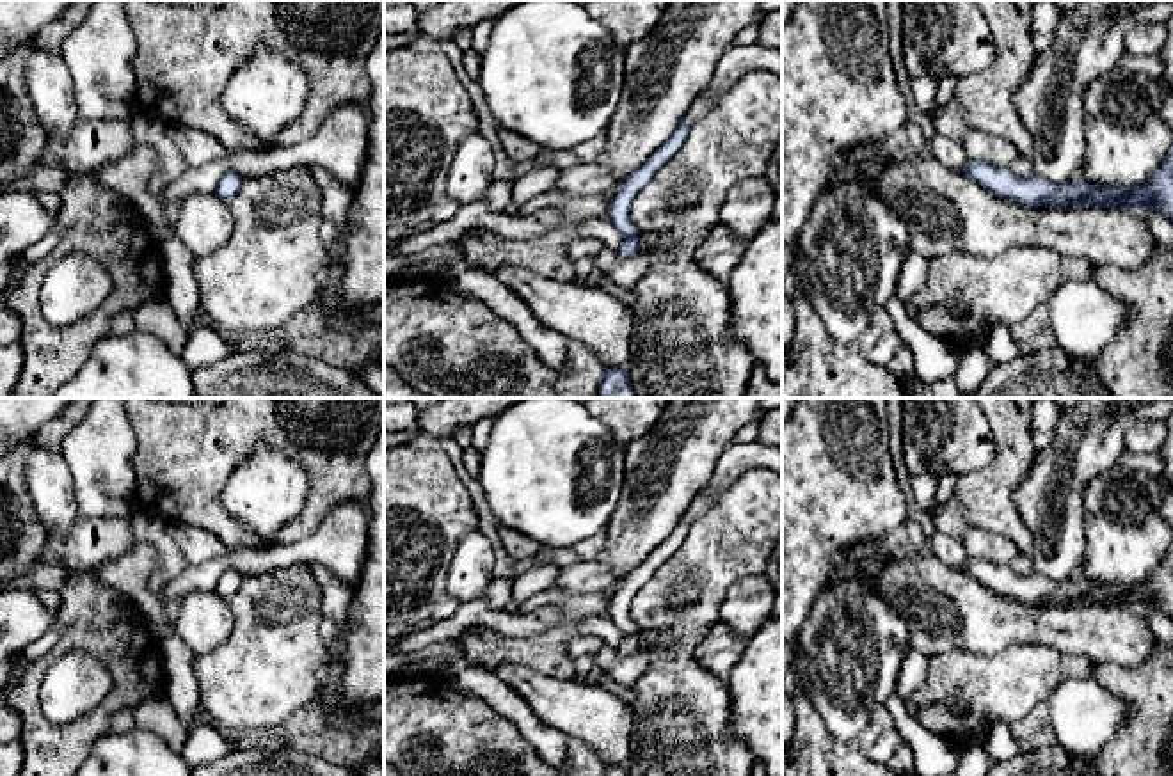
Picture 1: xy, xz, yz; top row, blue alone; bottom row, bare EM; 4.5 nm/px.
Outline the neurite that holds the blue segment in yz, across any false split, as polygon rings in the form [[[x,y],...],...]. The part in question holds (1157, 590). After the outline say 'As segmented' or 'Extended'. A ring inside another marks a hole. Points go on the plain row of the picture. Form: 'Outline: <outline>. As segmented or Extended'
Outline: [[[1173,543],[1155,572],[1141,584],[1095,584],[1088,579],[1054,582],[1038,572],[1017,575],[1009,566],[999,566],[986,559],[969,558],[965,575],[978,579],[997,595],[1025,604],[1075,604],[1075,606],[1121,606],[1162,611],[1173,620]]]. As segmented

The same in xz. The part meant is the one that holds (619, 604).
Outline: [[[682,515],[675,529],[647,556],[642,565],[638,565],[620,581],[615,595],[610,598],[608,616],[624,636],[622,643],[615,648],[617,653],[627,655],[642,646],[638,639],[638,627],[629,616],[631,602],[652,579],[656,570],[682,545],[690,527],[691,522]]]. As segmented

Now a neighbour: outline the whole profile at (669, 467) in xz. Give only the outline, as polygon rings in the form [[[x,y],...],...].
[[[670,398],[654,426],[626,446],[622,495],[606,527],[606,543],[595,556],[597,563],[615,574],[615,582],[604,590],[608,598],[615,595],[620,581],[675,529],[690,504],[706,490],[722,453],[734,442],[736,433],[743,426],[761,421],[761,398]]]

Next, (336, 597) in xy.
[[[306,563],[318,582],[322,598],[322,625],[320,634],[334,661],[327,668],[322,689],[316,696],[320,707],[332,709],[341,701],[341,675],[343,675],[343,646],[348,629],[348,613],[354,598],[354,588],[332,575],[322,565]]]

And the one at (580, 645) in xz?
[[[578,634],[567,643],[567,653],[571,659],[578,659],[581,655],[595,655],[599,650],[599,639],[594,636]]]

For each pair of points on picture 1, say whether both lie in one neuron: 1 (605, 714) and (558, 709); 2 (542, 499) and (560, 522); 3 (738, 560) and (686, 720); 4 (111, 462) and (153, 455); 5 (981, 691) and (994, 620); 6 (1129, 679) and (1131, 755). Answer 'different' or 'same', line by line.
1: same
2: same
3: same
4: different
5: different
6: same

